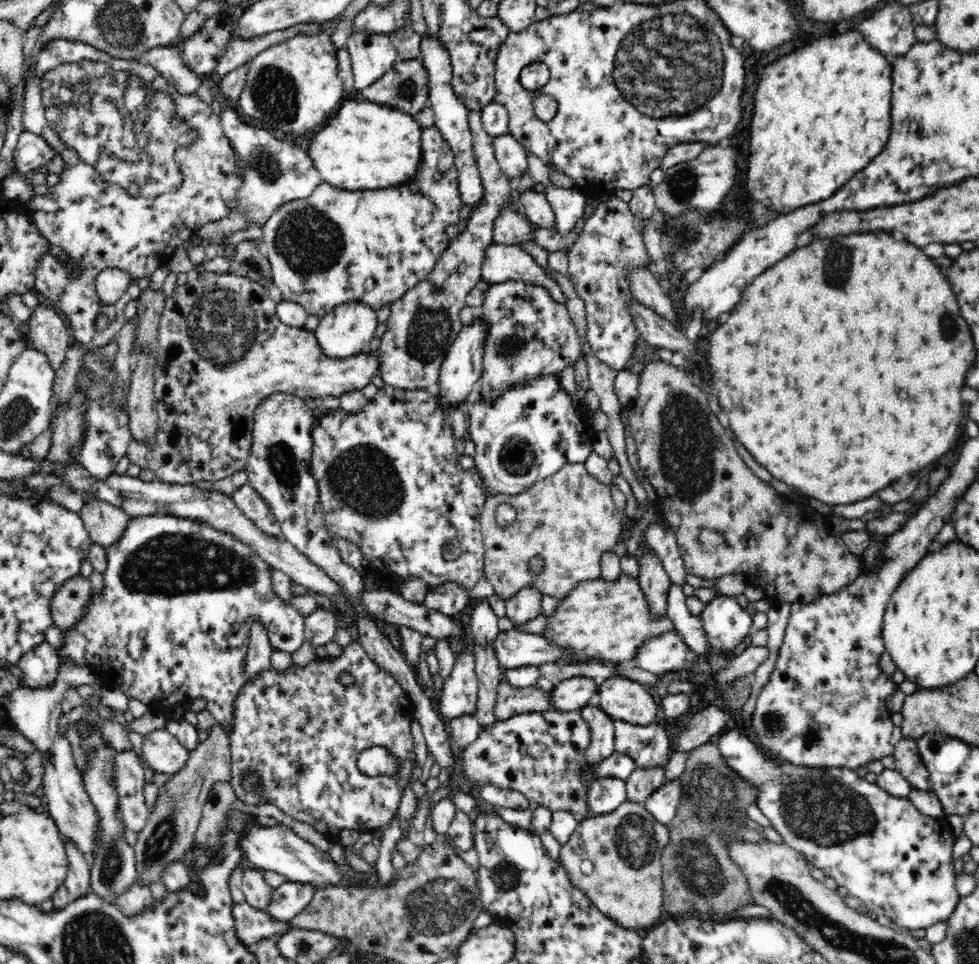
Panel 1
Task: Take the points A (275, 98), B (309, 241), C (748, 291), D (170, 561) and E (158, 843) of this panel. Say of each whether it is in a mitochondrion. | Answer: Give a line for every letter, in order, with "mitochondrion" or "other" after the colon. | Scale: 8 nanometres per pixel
A: mitochondrion
B: mitochondrion
C: other
D: mitochondrion
E: mitochondrion

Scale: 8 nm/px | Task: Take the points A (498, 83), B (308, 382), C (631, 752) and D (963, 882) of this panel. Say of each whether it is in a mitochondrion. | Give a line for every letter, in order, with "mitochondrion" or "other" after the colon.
A: other
B: other
C: other
D: other

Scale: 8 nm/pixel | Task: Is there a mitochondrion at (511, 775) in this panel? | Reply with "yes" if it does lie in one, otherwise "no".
no

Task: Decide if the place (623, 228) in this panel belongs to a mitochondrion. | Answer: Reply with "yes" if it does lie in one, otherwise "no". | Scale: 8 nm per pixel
no

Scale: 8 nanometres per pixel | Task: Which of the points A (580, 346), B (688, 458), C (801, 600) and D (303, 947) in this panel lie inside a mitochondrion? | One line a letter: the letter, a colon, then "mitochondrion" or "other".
A: other
B: mitochondrion
C: other
D: mitochondrion

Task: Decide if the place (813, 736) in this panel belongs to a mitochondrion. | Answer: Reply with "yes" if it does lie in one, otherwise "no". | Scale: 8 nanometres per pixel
yes

